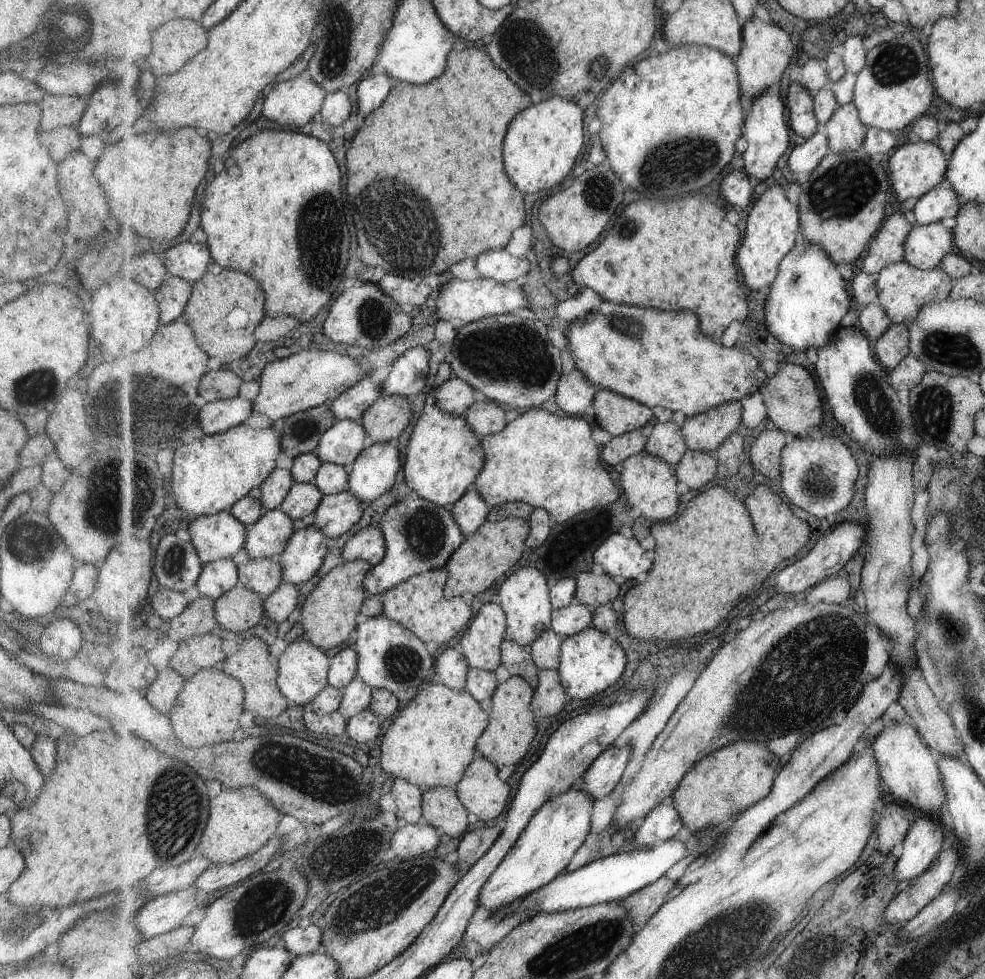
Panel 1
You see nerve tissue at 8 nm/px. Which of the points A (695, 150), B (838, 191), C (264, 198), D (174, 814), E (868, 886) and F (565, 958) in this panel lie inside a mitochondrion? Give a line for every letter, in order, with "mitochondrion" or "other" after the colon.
A: mitochondrion
B: mitochondrion
C: other
D: mitochondrion
E: other
F: mitochondrion

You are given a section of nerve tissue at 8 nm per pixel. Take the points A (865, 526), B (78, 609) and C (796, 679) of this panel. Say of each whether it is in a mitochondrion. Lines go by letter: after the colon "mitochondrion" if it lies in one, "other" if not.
A: other
B: other
C: mitochondrion

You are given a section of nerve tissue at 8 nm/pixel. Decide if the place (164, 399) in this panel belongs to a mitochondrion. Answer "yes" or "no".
yes

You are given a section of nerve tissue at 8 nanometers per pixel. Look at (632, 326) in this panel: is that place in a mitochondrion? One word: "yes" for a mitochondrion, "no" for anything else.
yes

